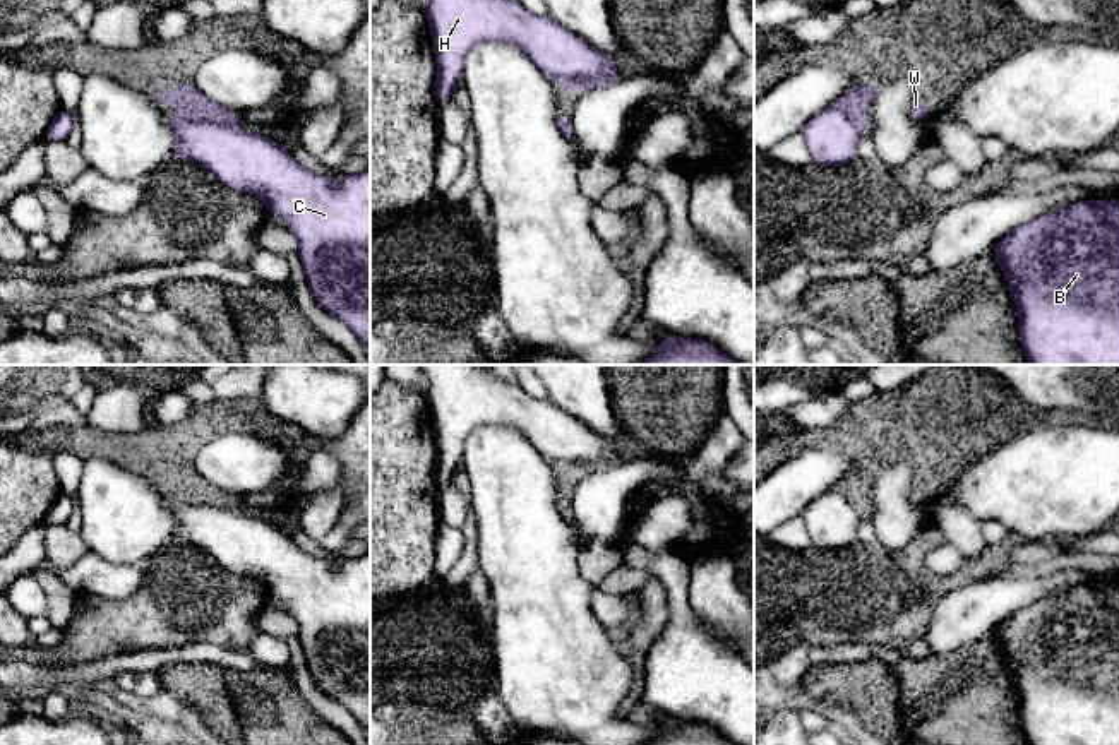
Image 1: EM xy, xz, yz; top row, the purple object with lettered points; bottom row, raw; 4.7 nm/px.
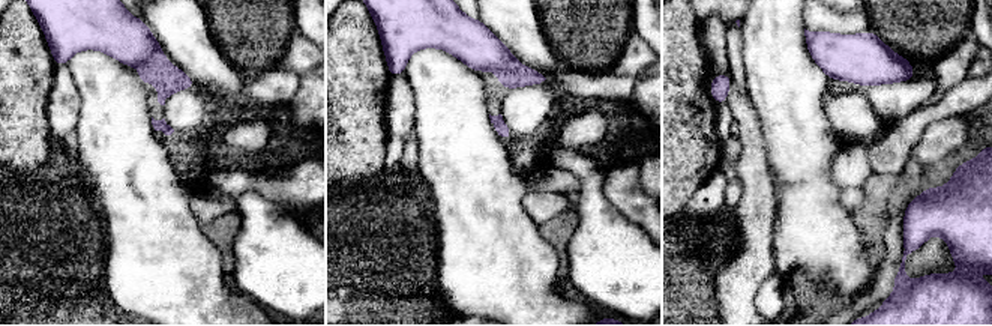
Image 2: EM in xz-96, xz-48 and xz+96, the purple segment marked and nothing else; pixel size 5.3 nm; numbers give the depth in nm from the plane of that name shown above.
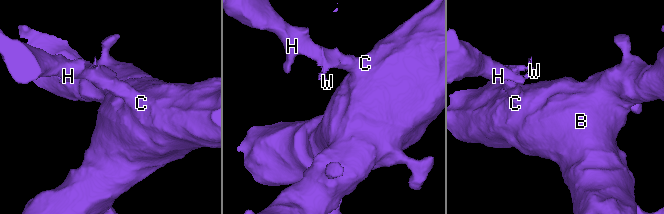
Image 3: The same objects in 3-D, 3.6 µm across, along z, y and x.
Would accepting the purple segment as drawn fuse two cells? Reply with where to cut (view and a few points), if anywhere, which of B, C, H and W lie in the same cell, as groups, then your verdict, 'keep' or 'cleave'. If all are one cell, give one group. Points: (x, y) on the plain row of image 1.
cut xy (167, 500), (172, 504), (232, 507); groups B C H / W; cleave

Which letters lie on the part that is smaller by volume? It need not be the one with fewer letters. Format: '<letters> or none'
W

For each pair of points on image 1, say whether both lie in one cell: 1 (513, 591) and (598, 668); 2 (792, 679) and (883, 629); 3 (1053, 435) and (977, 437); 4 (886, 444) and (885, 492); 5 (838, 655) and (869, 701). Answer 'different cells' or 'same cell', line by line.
1: same cell
2: different cells
3: different cells
4: different cells
5: different cells

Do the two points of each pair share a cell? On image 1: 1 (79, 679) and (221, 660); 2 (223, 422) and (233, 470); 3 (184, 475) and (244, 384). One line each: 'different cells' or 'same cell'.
1: same cell
2: different cells
3: different cells

